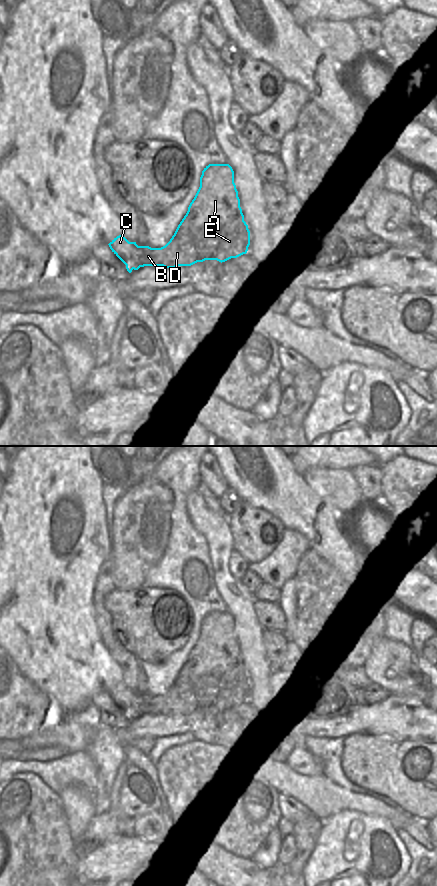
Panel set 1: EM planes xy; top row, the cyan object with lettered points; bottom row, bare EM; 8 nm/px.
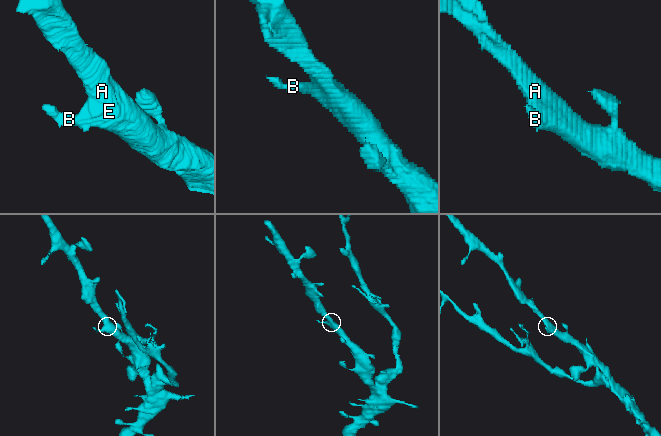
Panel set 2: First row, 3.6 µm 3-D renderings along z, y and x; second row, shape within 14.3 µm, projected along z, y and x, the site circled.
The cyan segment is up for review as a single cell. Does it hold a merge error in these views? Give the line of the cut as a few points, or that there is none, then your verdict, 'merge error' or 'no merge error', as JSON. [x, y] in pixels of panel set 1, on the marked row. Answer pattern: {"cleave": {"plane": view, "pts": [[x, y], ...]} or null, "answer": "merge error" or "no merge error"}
{"cleave": null, "answer": "no merge error"}

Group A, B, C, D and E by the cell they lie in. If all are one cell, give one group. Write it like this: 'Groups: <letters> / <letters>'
Groups: A B C D E.

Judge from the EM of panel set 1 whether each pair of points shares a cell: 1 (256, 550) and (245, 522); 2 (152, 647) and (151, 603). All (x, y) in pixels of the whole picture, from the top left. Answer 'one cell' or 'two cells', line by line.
1: one cell
2: one cell

